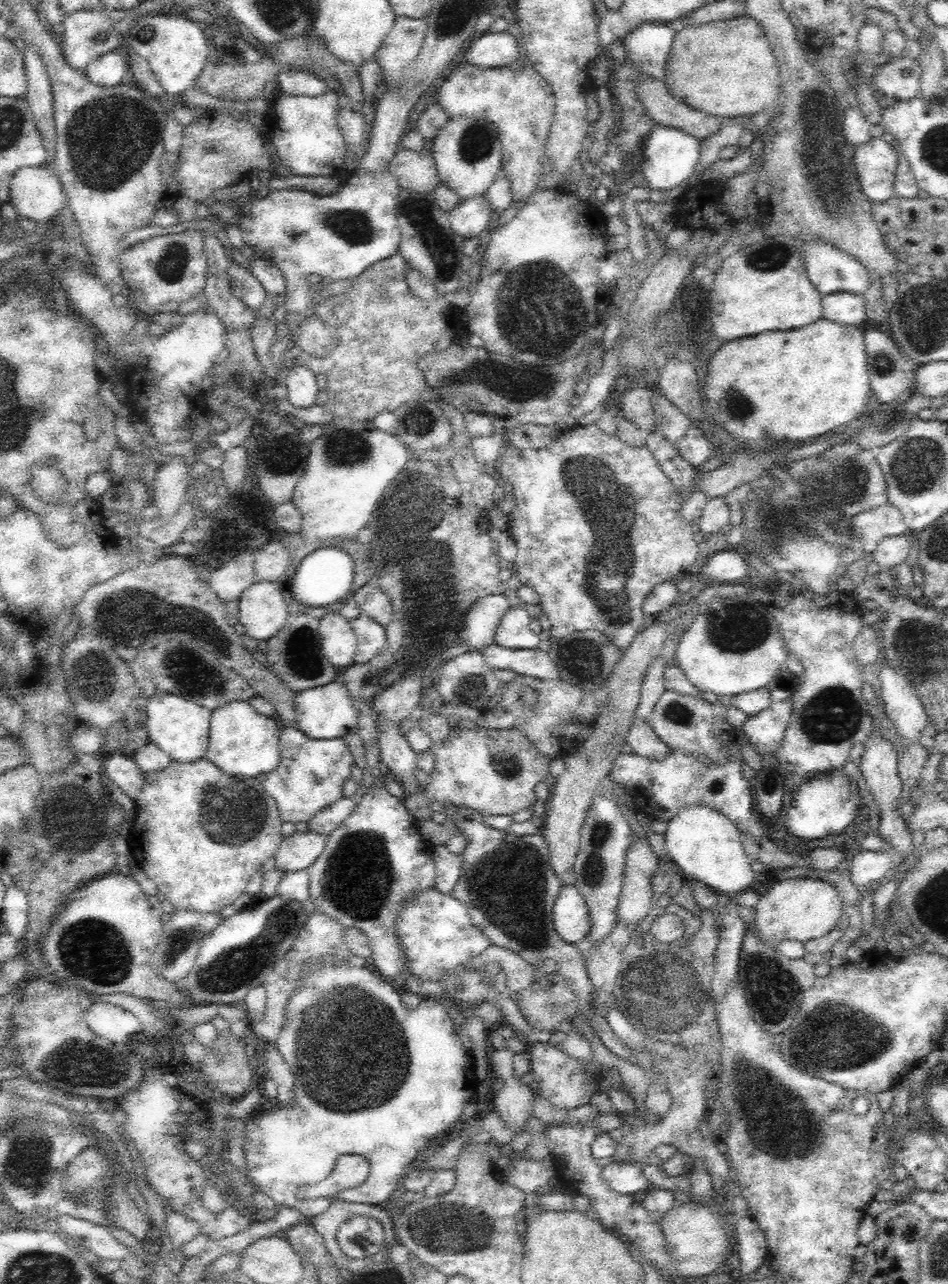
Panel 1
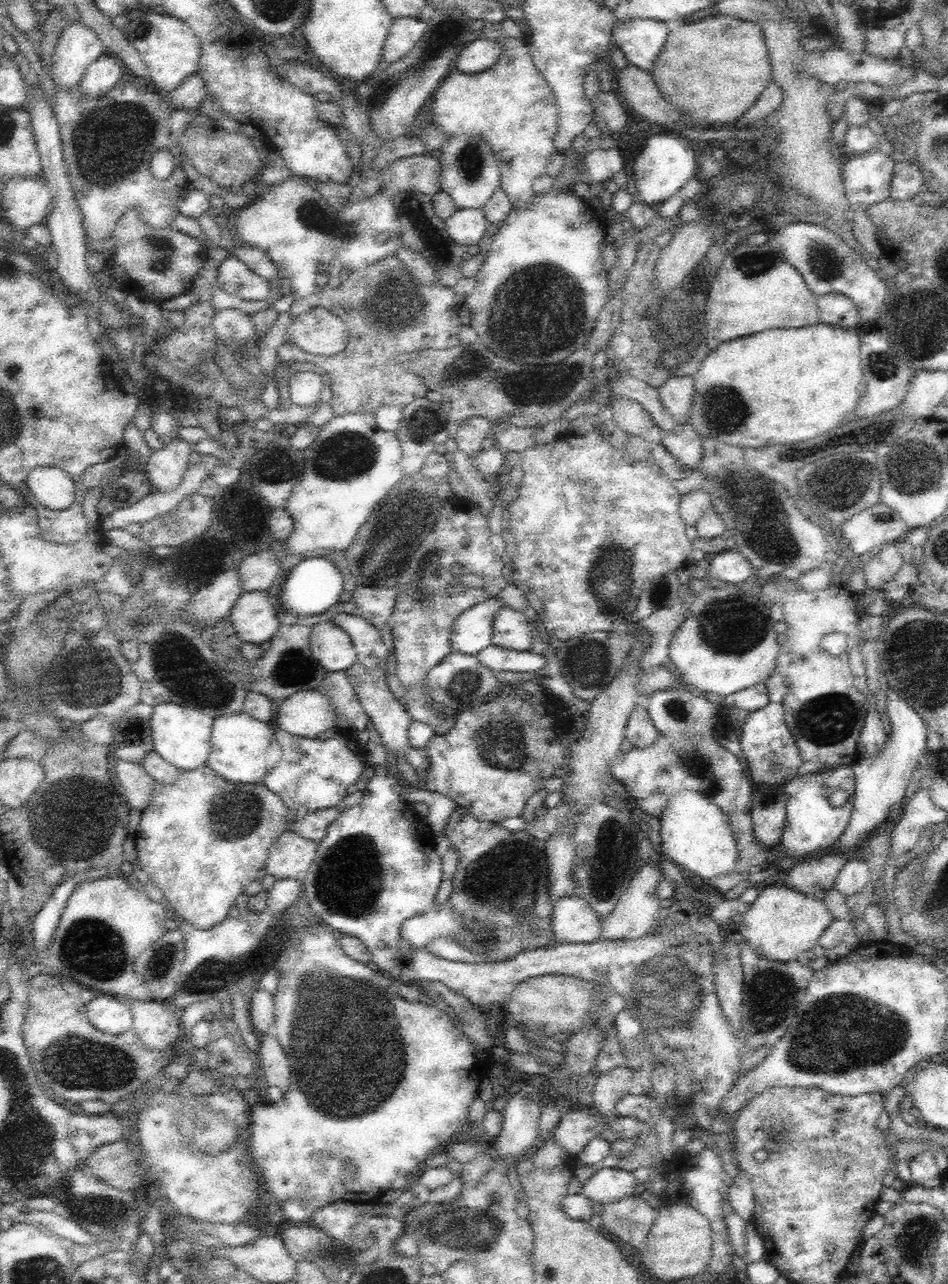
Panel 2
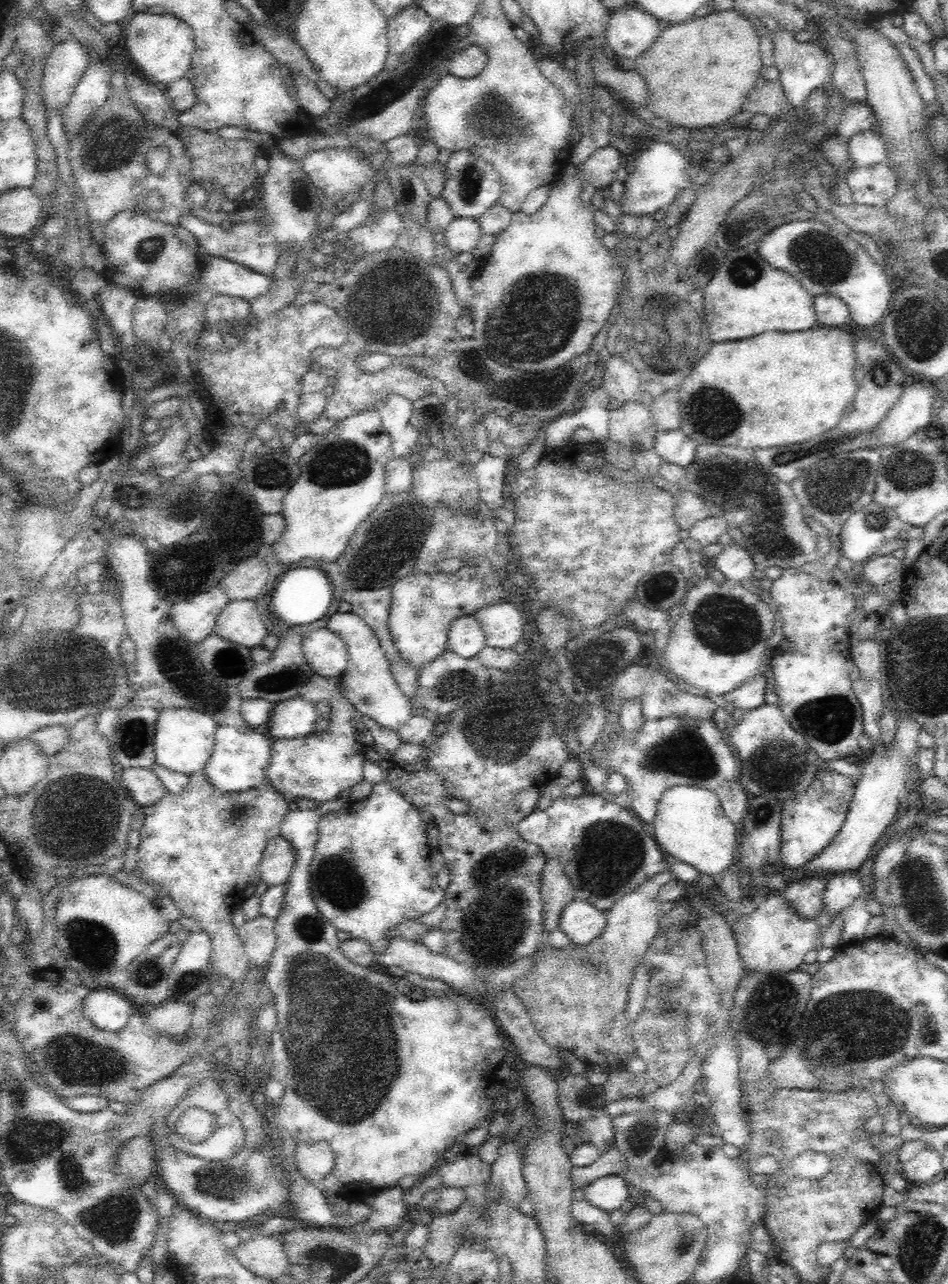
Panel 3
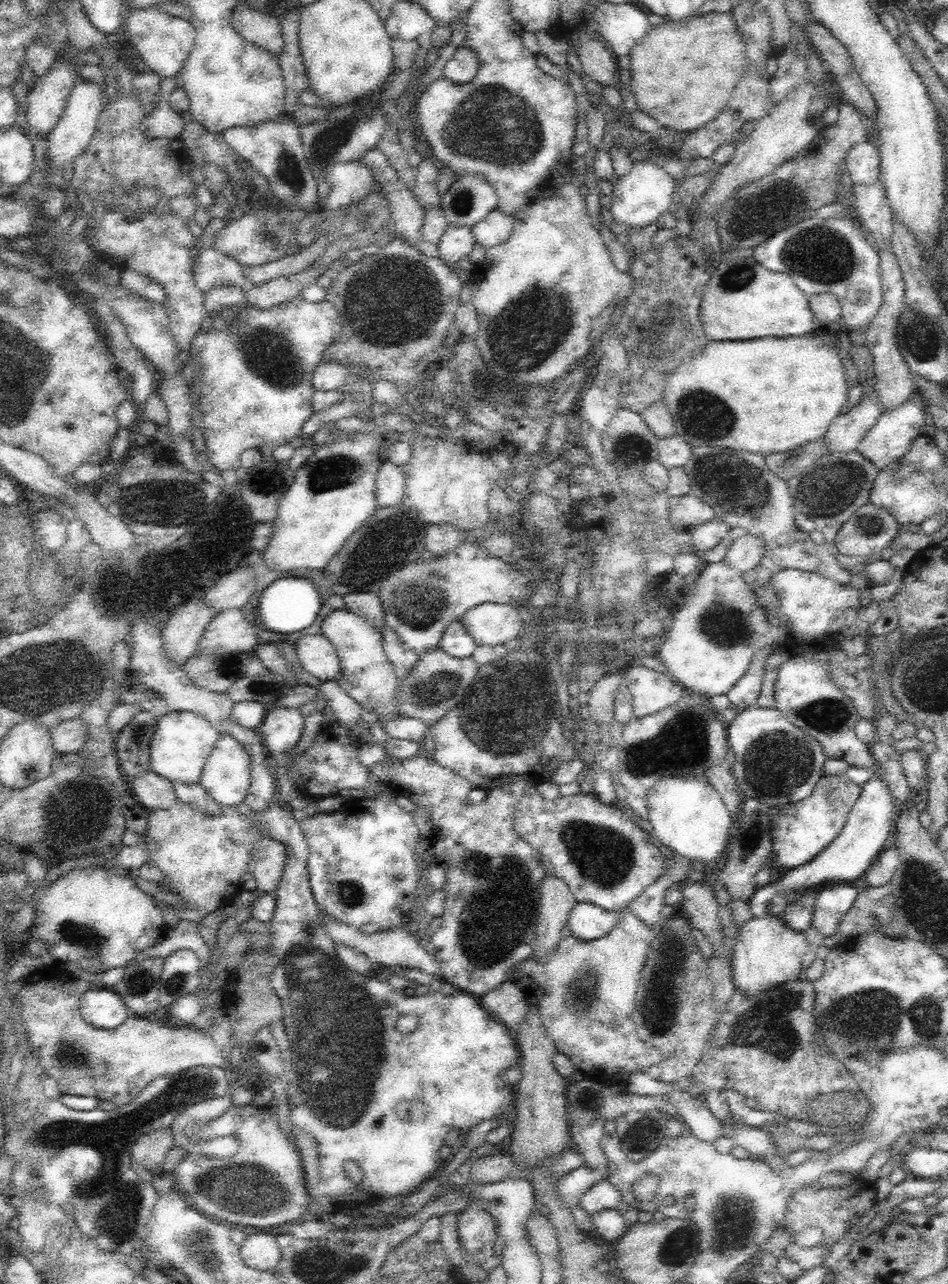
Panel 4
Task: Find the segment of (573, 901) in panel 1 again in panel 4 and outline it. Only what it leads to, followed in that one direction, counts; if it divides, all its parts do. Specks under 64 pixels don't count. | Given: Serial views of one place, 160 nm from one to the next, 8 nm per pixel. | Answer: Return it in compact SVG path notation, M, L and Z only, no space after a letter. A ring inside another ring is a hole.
M582 902L574 906L567 925L575 938L596 941L609 935L622 917L620 911L606 911L593 903Z

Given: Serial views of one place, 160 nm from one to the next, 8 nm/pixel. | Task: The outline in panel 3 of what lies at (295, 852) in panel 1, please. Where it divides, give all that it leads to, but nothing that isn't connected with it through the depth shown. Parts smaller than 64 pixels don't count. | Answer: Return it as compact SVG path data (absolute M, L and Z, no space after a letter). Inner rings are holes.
M282 835L270 838L258 866L258 880L269 886L284 885L296 863L294 847Z

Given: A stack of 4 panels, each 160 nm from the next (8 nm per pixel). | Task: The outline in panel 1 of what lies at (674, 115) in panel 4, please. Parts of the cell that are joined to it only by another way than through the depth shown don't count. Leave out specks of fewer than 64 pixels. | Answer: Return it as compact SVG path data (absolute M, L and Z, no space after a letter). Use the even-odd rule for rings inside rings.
M748 15L730 20L718 20L710 24L706 22L704 26L698 28L690 26L682 28L678 34L675 34L669 56L666 58L665 83L670 93L682 99L688 106L694 106L696 110L728 120L763 111L774 118L776 106L780 104L780 77L773 51L760 23Z

